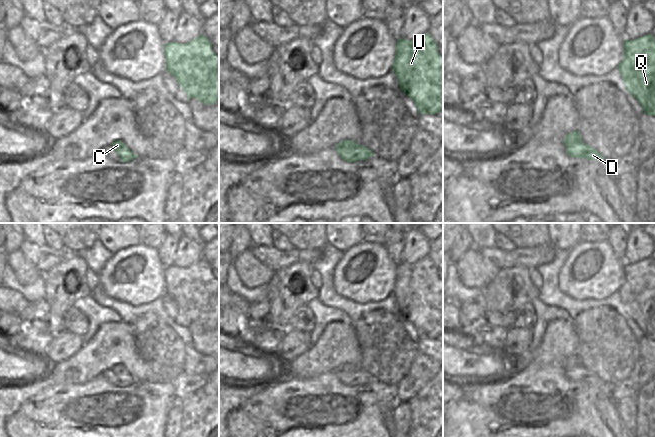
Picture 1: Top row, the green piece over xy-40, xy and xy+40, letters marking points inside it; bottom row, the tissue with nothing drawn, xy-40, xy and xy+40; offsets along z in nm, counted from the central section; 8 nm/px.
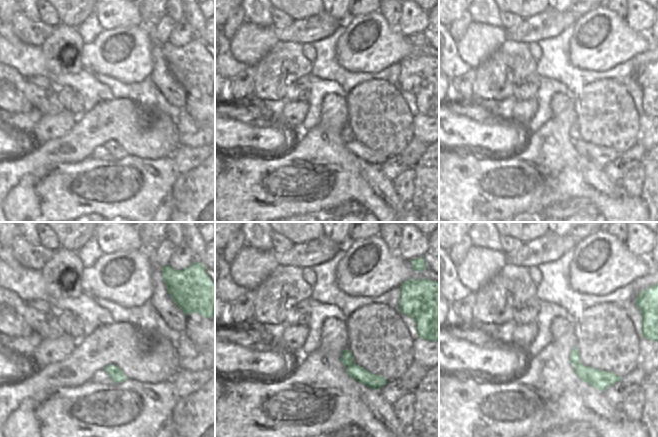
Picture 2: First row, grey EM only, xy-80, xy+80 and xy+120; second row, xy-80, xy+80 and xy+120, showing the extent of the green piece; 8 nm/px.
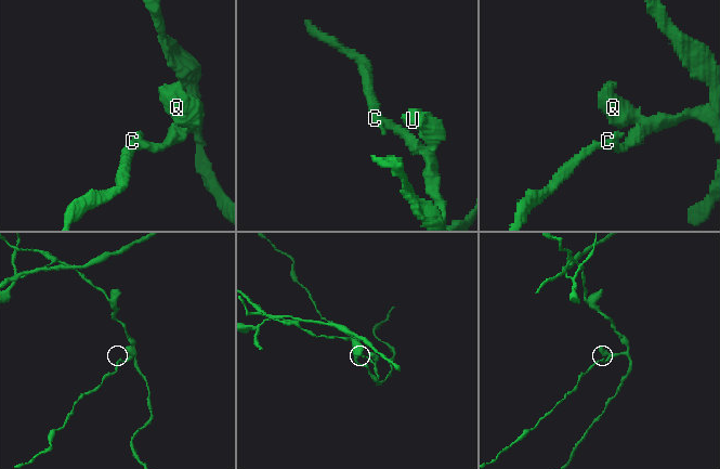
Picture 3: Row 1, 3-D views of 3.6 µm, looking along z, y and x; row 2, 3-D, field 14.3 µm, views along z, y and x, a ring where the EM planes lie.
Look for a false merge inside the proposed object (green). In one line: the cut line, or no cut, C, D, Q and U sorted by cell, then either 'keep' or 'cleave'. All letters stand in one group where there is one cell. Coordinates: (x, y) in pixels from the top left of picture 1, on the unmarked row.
xy (358, 368), (354, 371), (337, 370) | C / D Q U | cleave

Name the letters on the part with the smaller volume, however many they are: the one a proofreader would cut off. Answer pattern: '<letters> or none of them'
C

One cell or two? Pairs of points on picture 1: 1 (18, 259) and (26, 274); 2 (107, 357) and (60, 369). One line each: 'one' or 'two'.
1: one
2: one

